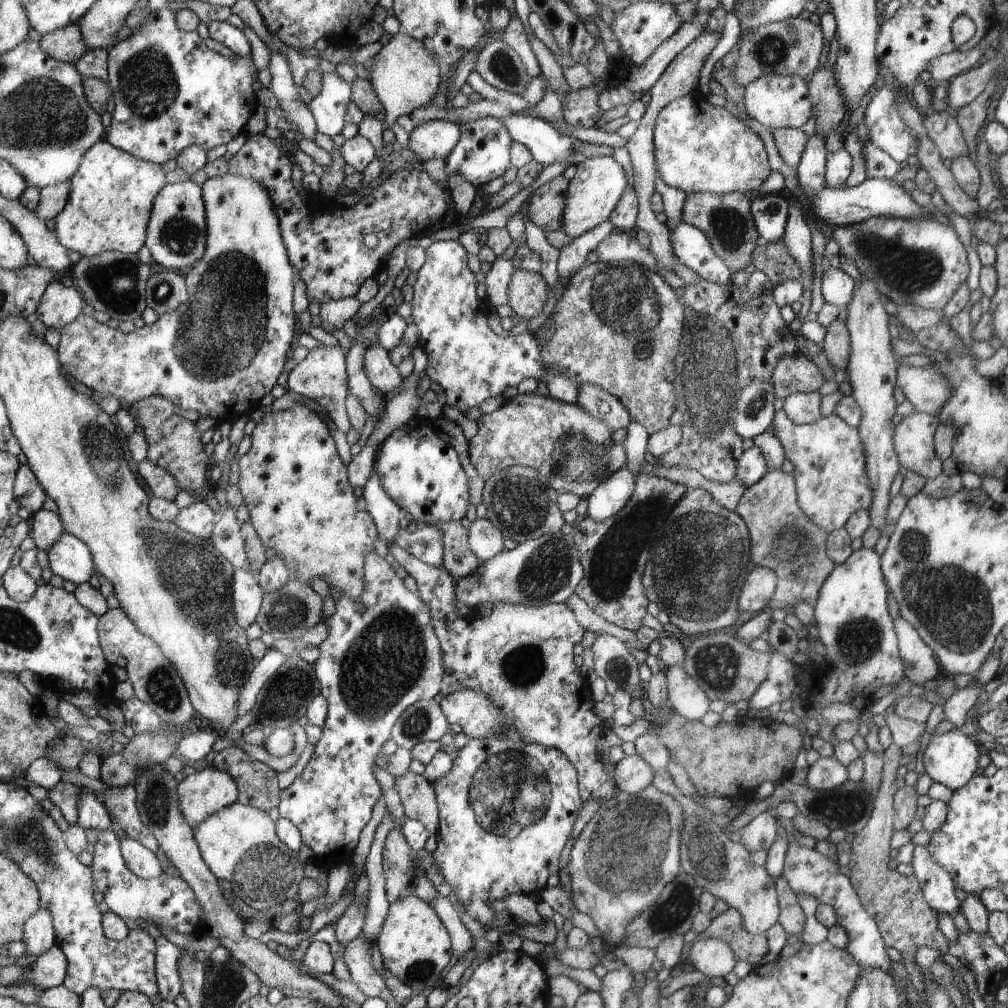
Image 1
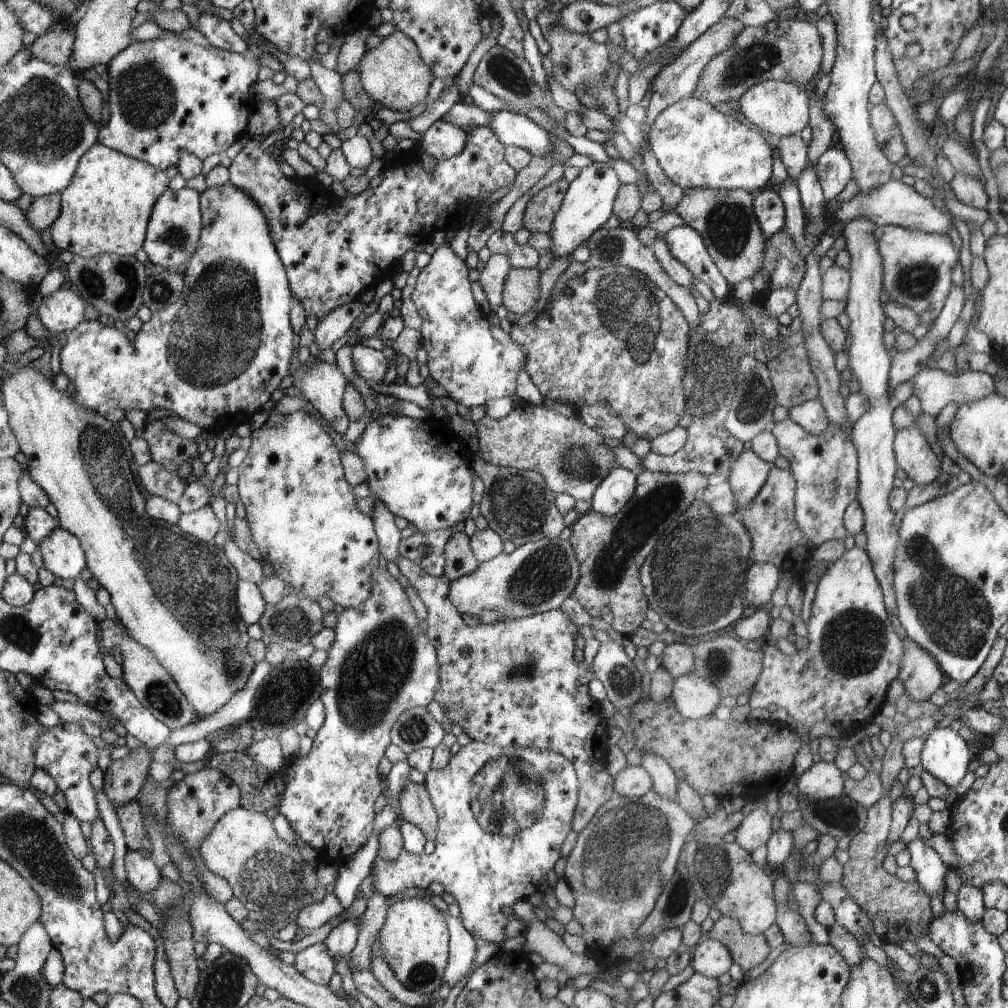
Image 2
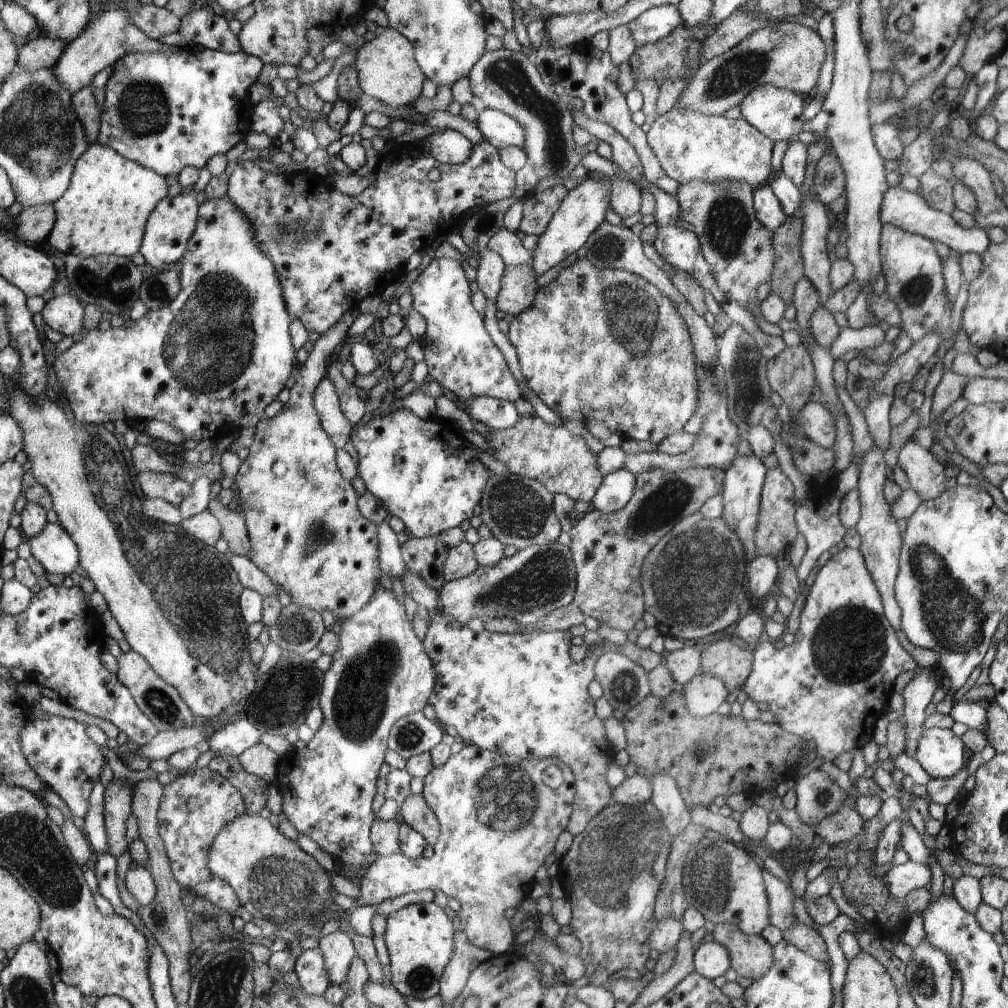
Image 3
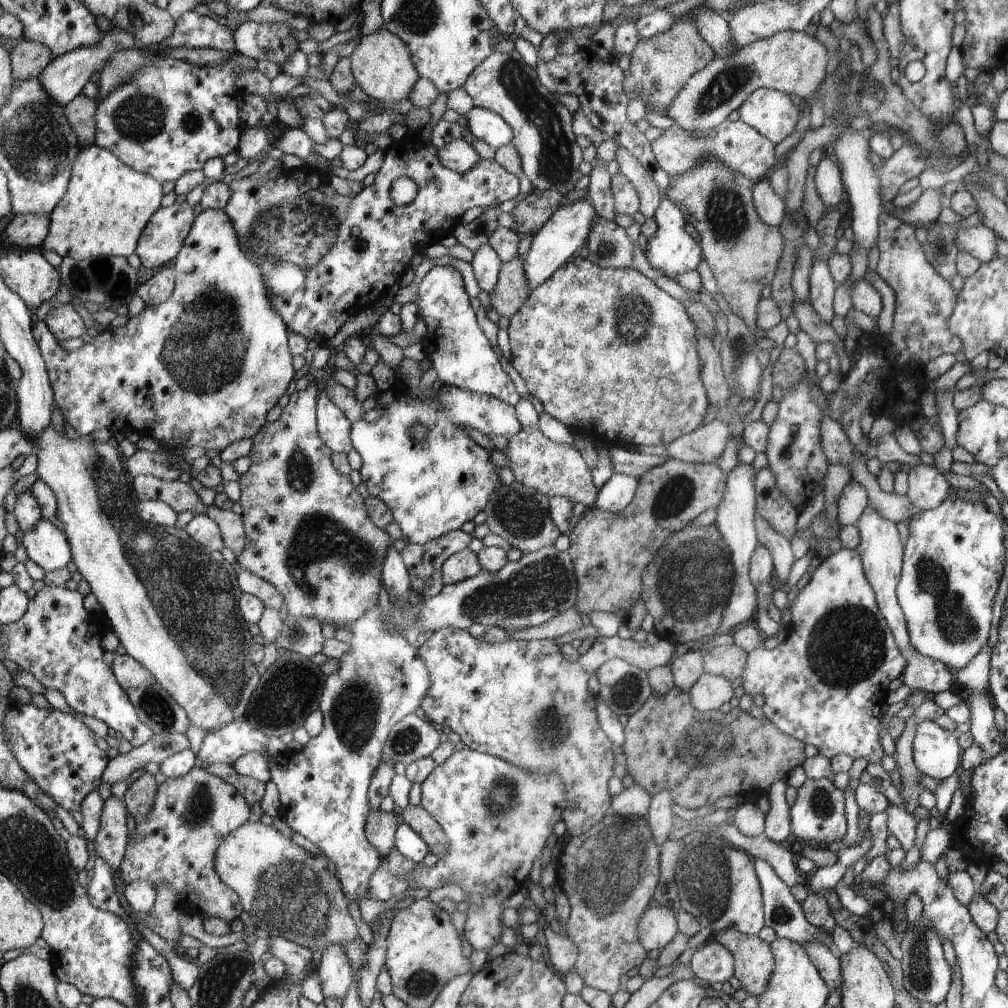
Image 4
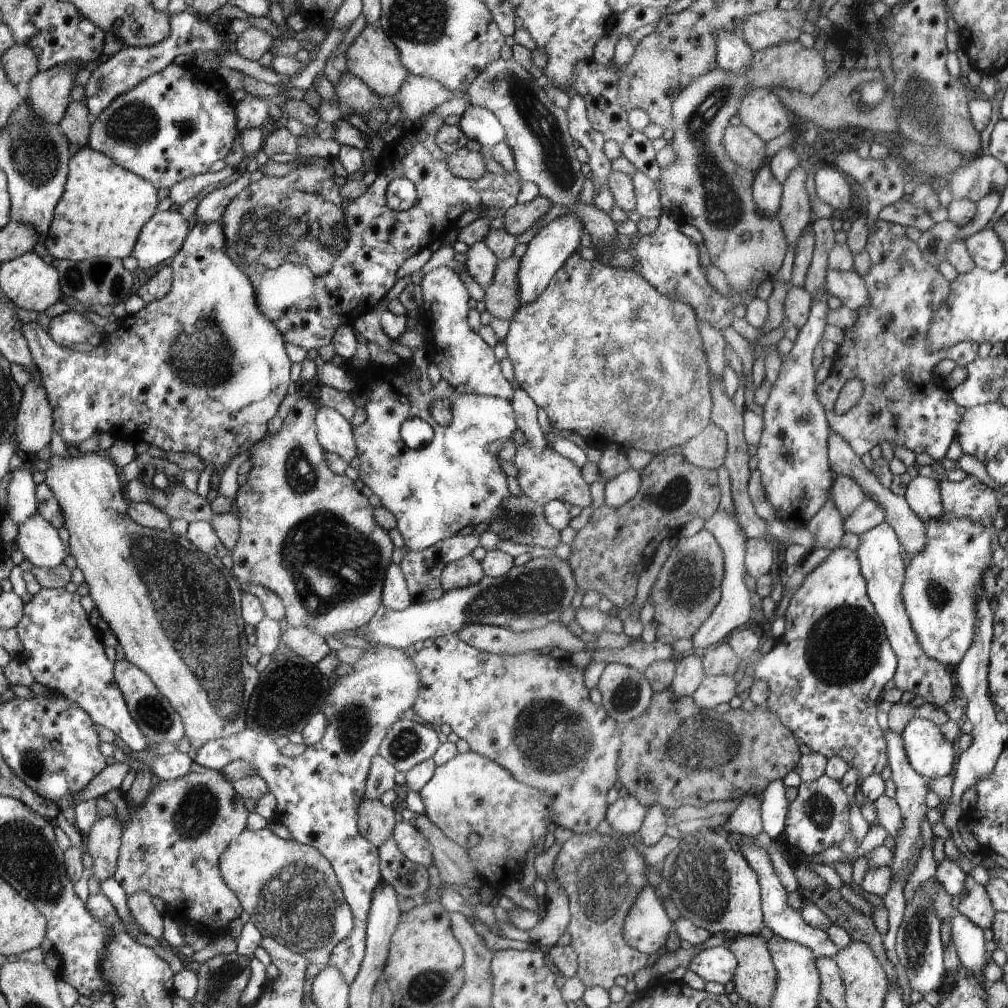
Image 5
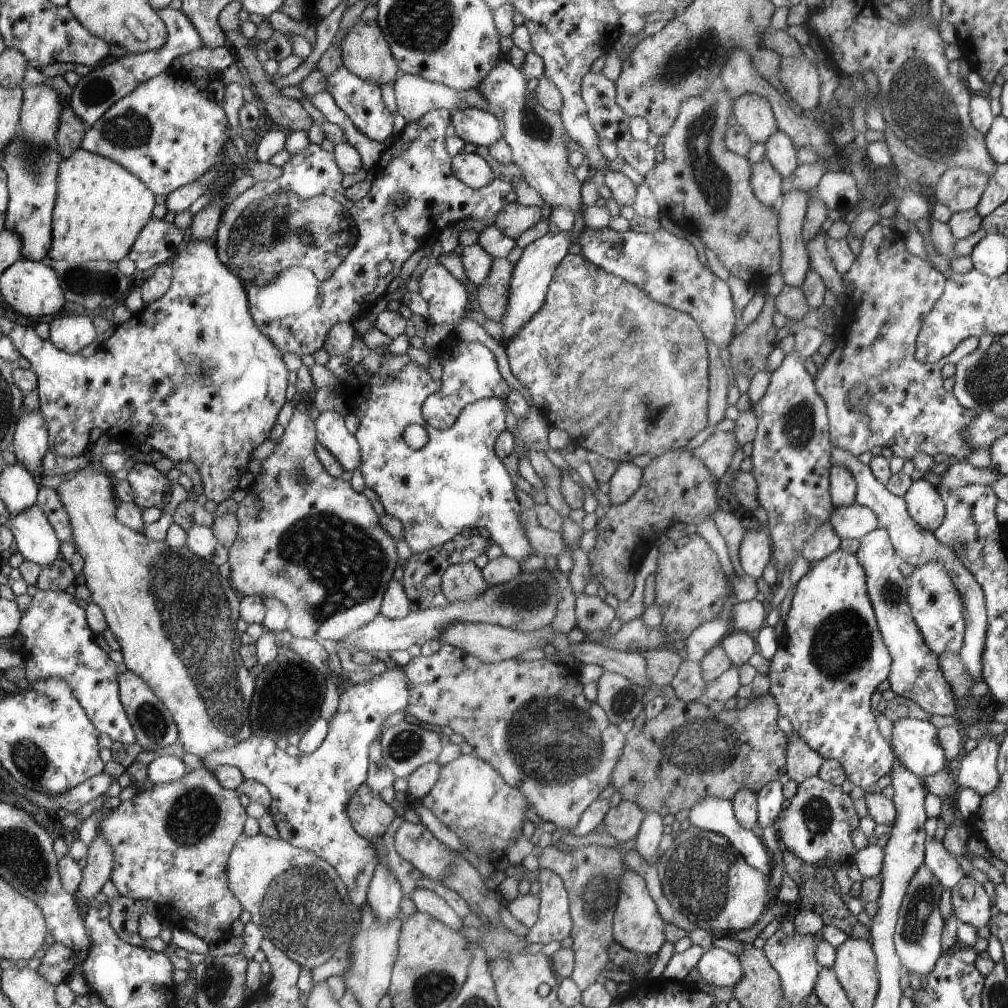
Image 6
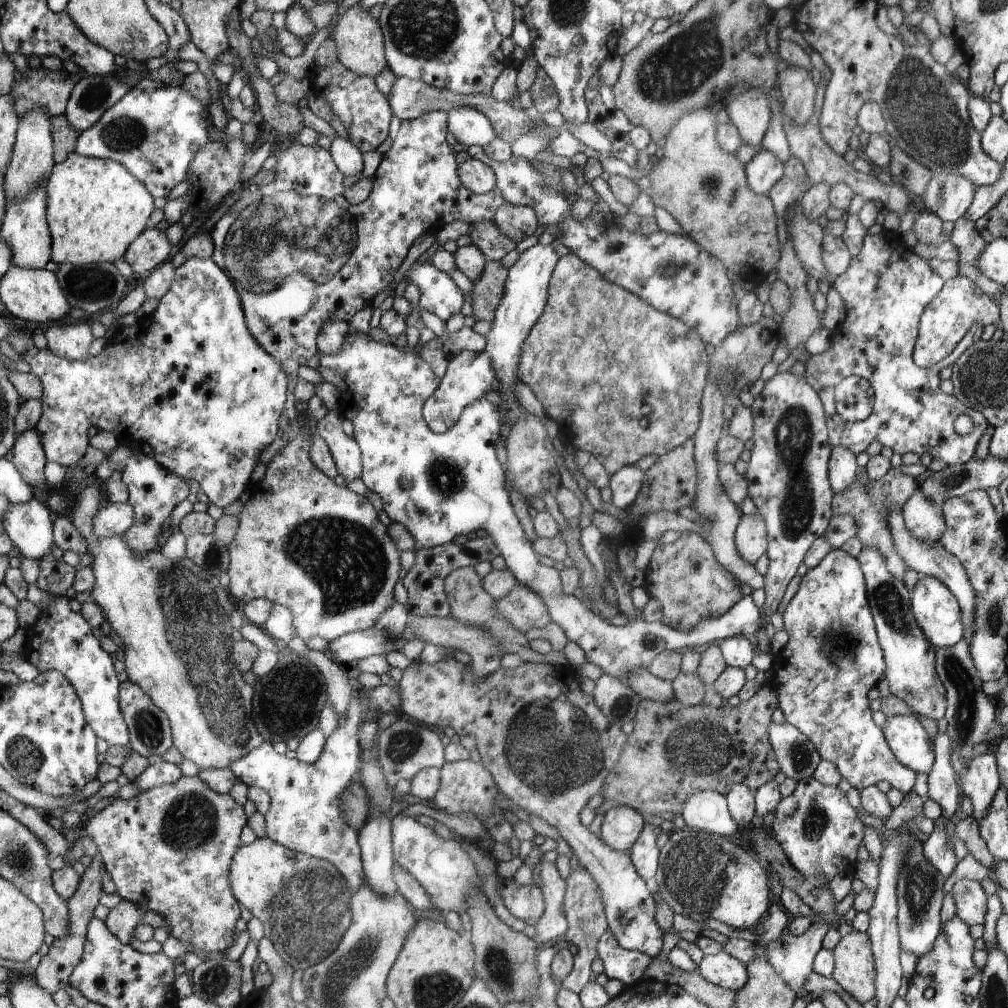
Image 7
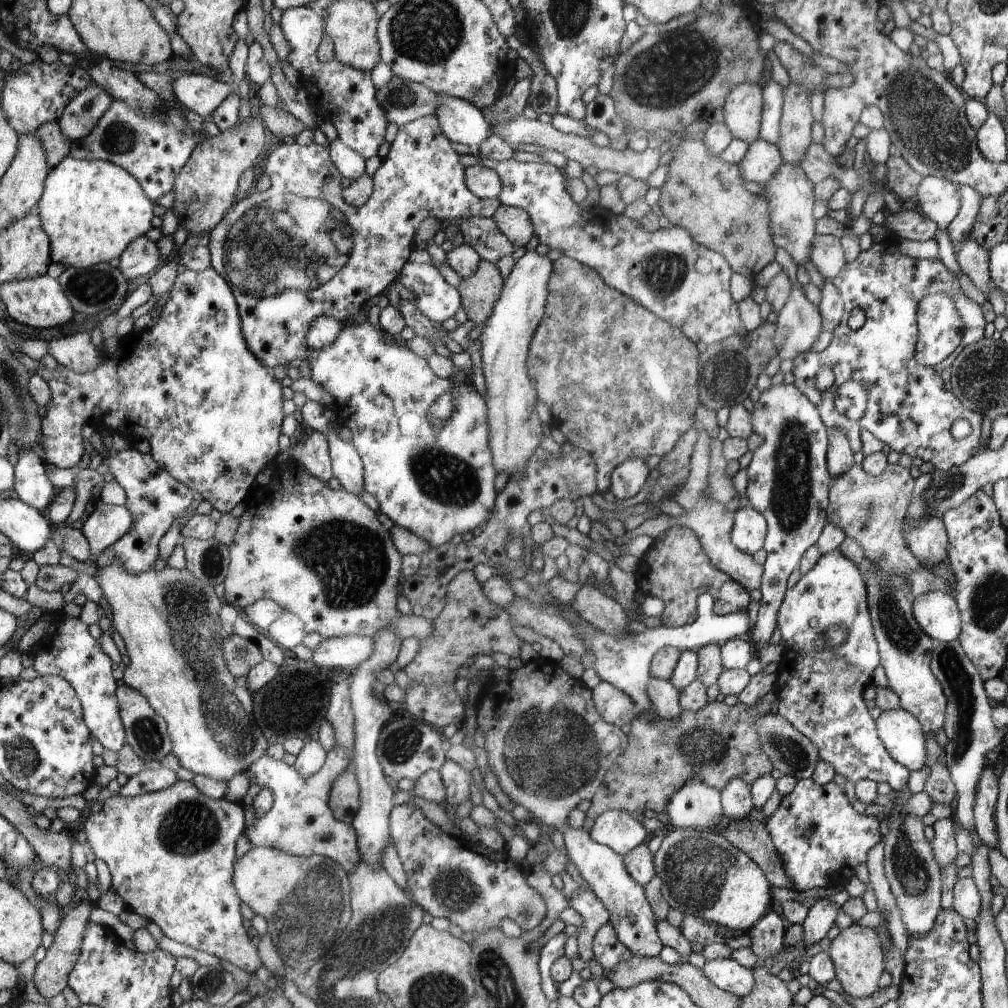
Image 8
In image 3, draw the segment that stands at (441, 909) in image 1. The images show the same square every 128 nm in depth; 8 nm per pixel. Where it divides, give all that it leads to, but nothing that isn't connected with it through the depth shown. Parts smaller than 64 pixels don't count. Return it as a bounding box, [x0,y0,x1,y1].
[439,933,494,1005]

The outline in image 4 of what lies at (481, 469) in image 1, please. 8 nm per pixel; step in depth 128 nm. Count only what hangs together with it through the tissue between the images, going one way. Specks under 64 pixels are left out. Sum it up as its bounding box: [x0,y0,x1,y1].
[507,427,596,506]

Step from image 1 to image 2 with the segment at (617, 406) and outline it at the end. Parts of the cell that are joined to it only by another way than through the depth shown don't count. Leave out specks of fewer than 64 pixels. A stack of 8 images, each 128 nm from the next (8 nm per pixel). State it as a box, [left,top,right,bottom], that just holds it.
[577,403,627,442]

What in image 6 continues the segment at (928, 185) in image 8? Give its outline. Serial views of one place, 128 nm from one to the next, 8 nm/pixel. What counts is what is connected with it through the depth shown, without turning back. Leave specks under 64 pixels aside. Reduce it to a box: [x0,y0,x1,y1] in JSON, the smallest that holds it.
[933,167,990,213]

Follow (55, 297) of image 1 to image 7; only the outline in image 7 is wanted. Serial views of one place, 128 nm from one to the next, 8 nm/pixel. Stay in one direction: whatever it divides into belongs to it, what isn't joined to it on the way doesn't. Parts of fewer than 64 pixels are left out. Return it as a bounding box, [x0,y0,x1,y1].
[44,323,94,361]

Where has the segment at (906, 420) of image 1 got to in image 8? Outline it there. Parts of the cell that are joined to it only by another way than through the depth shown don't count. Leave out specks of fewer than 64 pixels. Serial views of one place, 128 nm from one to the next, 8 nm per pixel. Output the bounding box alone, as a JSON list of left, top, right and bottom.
[905,518,948,567]

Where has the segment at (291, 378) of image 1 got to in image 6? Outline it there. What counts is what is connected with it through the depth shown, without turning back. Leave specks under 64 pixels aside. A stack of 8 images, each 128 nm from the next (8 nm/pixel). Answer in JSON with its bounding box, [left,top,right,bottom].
[315,411,361,472]

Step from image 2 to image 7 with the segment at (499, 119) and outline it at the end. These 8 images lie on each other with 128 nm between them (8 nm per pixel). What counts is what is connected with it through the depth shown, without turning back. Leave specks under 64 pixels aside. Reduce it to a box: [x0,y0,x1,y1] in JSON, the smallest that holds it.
[447,107,498,147]

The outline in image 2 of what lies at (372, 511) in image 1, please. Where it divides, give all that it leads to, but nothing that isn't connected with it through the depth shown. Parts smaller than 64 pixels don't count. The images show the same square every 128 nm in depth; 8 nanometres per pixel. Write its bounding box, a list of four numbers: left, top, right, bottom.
[371,500,401,562]

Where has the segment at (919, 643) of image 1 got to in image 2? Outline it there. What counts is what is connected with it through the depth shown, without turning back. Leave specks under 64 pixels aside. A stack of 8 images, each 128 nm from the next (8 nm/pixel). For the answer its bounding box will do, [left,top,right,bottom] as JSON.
[899,638,944,702]

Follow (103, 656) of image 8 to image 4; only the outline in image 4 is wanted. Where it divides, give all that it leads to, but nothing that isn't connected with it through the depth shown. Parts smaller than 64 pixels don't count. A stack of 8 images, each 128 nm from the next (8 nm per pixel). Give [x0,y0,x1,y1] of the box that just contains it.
[2,585,154,747]

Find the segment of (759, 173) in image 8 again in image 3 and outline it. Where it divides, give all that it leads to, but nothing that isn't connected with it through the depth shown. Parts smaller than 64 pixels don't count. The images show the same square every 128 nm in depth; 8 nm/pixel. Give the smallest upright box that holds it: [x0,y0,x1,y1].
[754,185,787,233]

